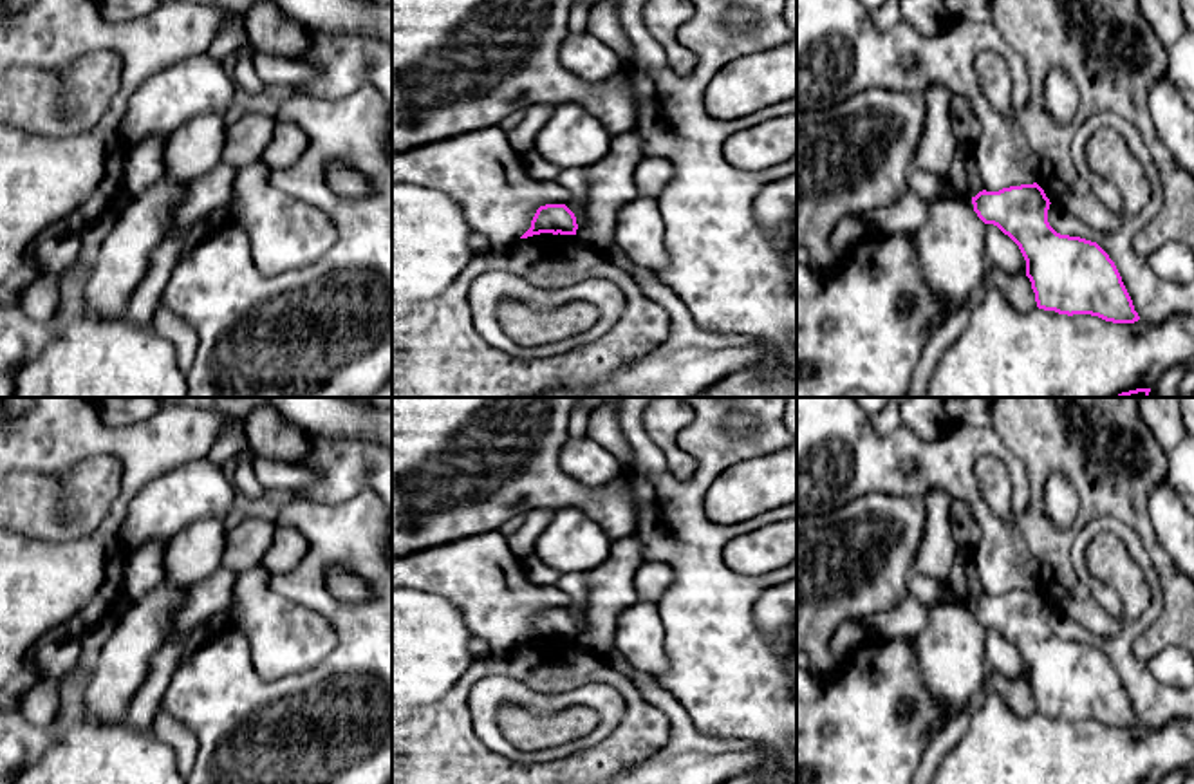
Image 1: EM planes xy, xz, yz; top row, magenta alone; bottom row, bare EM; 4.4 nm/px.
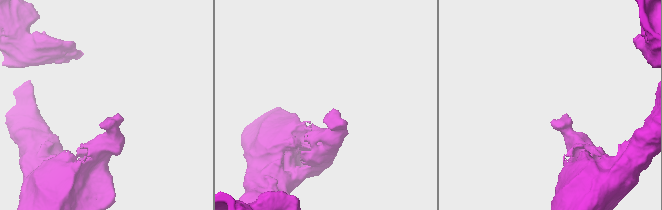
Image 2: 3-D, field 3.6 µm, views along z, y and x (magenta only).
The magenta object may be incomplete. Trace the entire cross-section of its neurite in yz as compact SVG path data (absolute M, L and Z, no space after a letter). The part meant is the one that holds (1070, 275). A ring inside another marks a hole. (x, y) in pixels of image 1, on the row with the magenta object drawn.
M1033 184L979 191L974 211L1021 249L1039 309L1091 314L1113 323L1140 320L1109 255L1080 237L1057 233L1048 222L1049 199Z

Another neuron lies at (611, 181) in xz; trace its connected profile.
M634 130L614 137L607 155L587 168L587 222L576 229L578 242L609 253L616 238L618 208L638 195L634 175L643 157L643 143Z

